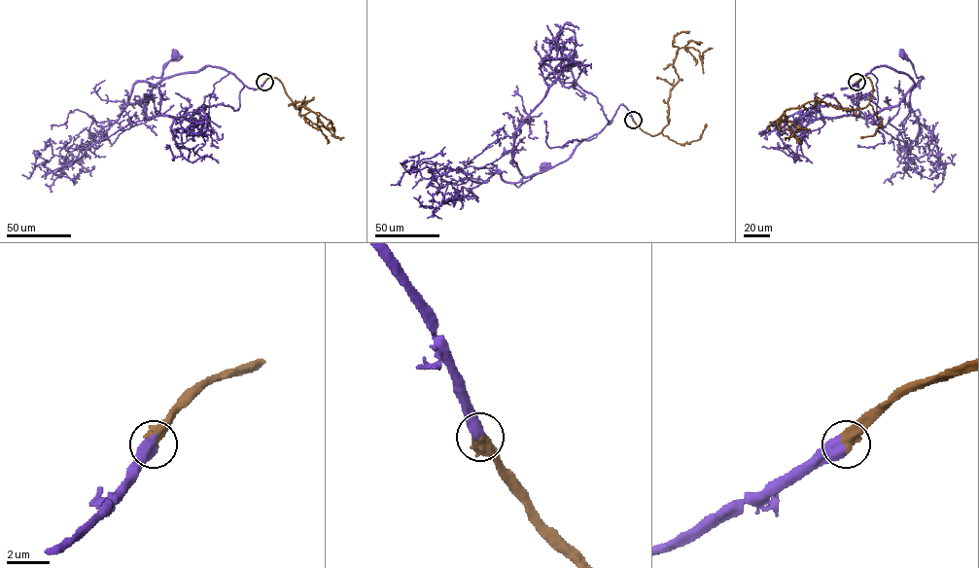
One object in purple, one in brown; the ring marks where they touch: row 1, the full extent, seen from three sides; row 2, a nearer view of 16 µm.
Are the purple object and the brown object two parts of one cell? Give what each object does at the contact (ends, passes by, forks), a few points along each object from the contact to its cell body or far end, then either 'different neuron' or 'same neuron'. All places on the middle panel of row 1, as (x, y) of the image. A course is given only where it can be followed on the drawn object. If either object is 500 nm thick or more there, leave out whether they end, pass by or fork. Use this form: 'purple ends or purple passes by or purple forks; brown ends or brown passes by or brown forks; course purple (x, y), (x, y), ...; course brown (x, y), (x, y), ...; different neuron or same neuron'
course purple (633, 120), (620, 104), (609, 124), (573, 60), (514, 135), (515, 185), (543, 165); course brown (633, 120), (650, 135), (662, 130), (679, 80), (677, 51), (692, 47), (701, 59), (712, 49); same neuron

